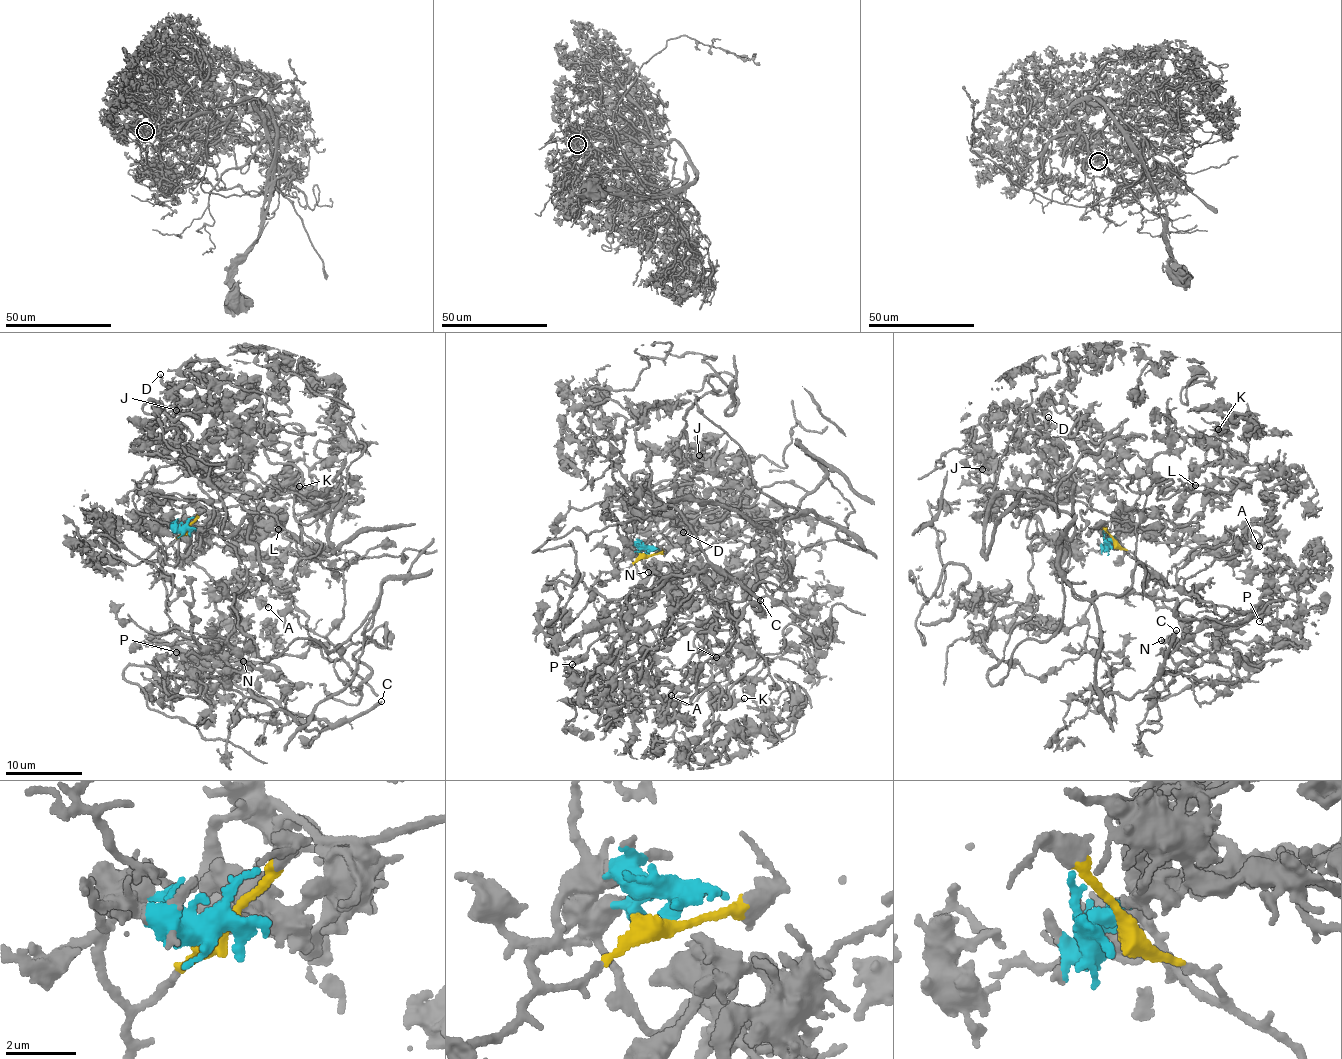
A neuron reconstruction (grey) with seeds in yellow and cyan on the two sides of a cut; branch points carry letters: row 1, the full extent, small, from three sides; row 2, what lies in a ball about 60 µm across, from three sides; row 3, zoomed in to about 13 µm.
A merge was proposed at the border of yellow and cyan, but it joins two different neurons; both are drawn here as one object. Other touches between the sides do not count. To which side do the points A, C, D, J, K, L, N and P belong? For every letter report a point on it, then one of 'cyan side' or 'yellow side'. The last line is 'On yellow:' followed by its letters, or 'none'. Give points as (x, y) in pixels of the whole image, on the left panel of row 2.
A: at (268, 607); cyan side
C: at (381, 701); yellow side
D: at (160, 374); cyan side
J: at (176, 410); cyan side
K: at (299, 486); cyan side
L: at (278, 529); cyan side
N: at (243, 661); yellow side
P: at (176, 652); yellow side
On yellow: C, N, P

